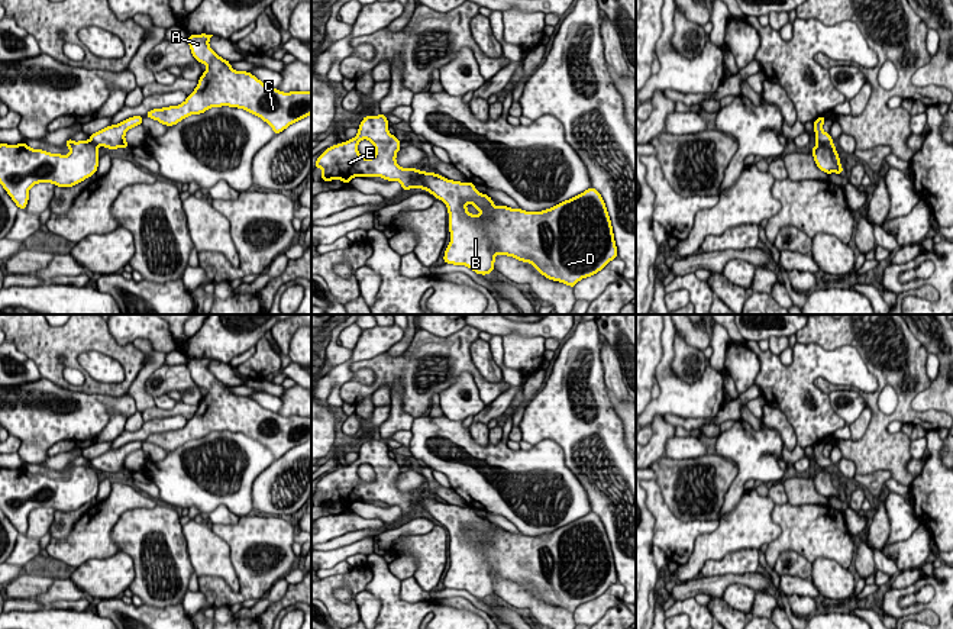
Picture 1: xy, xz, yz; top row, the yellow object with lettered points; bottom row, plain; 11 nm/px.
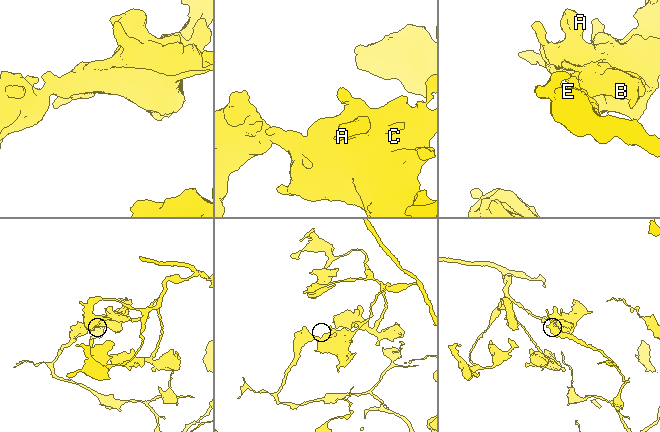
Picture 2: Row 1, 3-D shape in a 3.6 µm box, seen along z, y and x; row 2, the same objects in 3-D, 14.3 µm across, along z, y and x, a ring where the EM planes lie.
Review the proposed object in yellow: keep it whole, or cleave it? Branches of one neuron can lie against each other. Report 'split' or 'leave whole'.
split

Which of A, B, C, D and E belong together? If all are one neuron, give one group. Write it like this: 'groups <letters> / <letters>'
groups A B C D / E

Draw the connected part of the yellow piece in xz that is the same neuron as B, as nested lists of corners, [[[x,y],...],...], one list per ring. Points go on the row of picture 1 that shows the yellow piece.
[[[420,171],[419,188],[448,206],[450,242],[443,255],[445,264],[466,265],[487,275],[494,271],[495,257],[501,254],[530,262],[543,277],[574,288],[578,281],[597,274],[617,258],[611,220],[604,199],[594,187],[542,212],[497,207],[471,181],[453,181],[434,172]]]

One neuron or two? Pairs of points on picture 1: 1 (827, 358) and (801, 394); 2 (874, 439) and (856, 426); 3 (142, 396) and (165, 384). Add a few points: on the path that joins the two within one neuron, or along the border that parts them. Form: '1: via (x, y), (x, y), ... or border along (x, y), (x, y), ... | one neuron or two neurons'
1: via (817, 365), (801, 384) | one neuron
2: border along (868, 405), (869, 425), (852, 441) | two neurons
3: border along (164, 363), (145, 383), (145, 392), (152, 399) | two neurons

